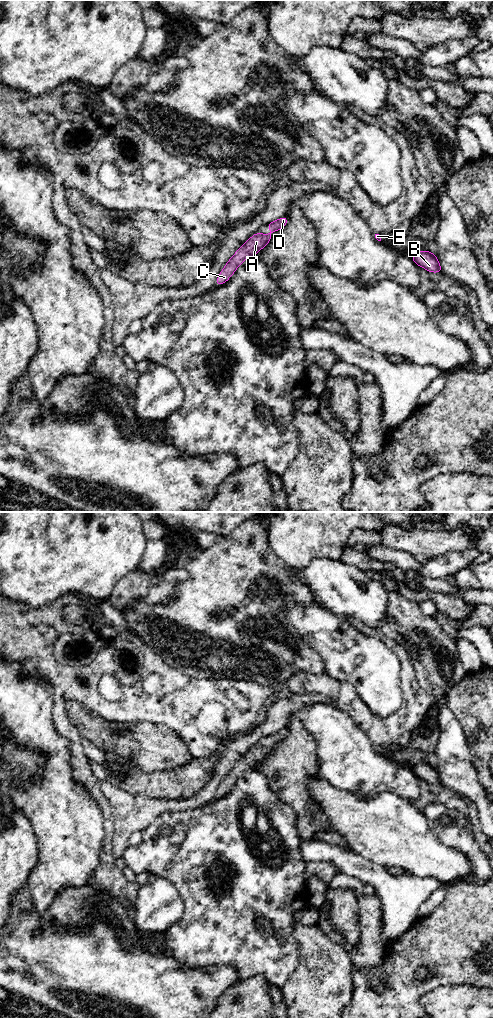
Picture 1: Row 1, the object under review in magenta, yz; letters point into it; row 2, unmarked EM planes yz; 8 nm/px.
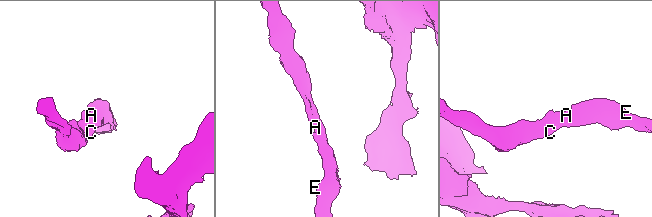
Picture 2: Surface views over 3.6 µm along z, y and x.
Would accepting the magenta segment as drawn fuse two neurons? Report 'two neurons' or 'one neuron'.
one neuron

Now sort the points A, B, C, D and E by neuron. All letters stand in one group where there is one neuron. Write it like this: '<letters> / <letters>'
A B C D E

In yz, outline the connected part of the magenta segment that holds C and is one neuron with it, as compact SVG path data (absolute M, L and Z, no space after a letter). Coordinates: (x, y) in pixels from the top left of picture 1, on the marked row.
M281 217L267 224L268 230L273 231L271 234L262 234L261 232L257 232L252 235L227 261L217 277L216 286L219 287L226 283L247 258L256 257L257 253L271 241L273 234L284 228L287 223L288 217Z

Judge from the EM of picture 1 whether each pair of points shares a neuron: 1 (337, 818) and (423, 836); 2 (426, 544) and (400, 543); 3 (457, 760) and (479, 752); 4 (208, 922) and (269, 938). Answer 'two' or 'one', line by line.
1: one
2: one
3: two
4: one

